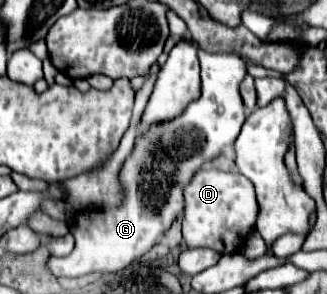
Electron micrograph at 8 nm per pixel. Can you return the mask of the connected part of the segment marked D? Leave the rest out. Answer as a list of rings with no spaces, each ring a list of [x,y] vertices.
[[[199,170],[185,186],[185,212],[183,212],[183,240],[189,248],[211,248],[223,256],[243,250],[247,238],[257,224],[257,198],[253,184],[235,172]]]

